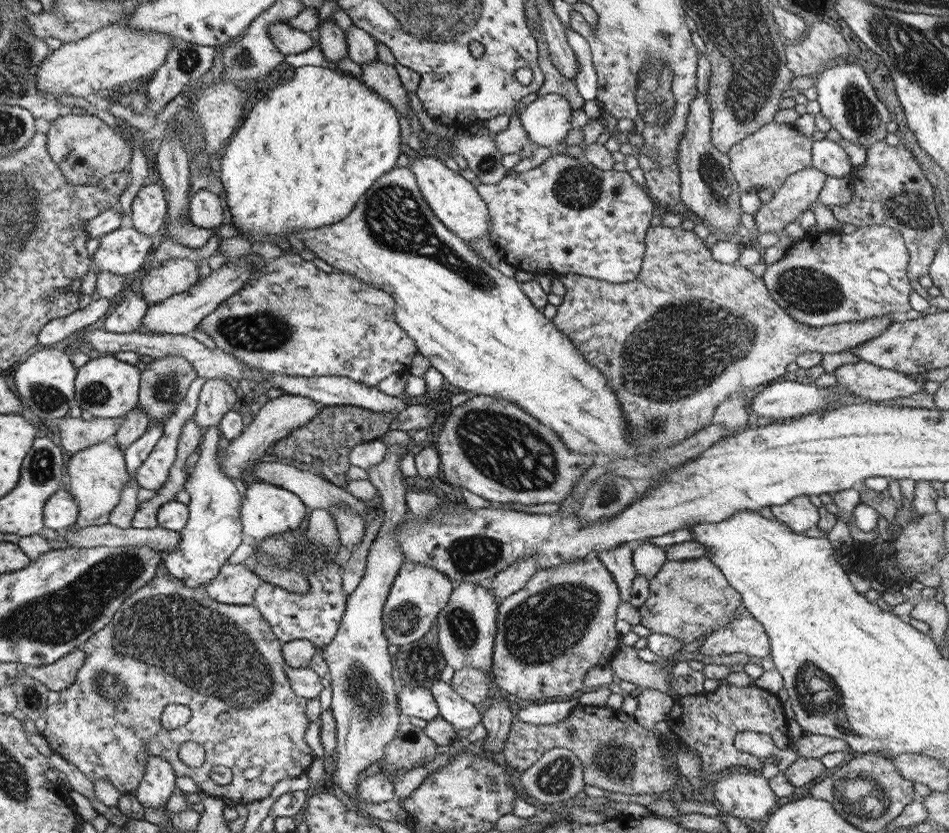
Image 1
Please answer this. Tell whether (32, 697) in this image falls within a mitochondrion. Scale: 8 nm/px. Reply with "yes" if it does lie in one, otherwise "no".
yes

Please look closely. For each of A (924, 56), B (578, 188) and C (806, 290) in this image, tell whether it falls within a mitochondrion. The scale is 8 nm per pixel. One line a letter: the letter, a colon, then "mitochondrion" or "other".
A: mitochondrion
B: mitochondrion
C: mitochondrion

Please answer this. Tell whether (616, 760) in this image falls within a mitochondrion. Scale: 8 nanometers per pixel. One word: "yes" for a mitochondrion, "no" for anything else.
yes

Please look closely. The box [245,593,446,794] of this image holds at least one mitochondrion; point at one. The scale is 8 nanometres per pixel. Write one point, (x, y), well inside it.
(364, 696)

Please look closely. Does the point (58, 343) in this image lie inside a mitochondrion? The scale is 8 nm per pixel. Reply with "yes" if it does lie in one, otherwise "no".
no

